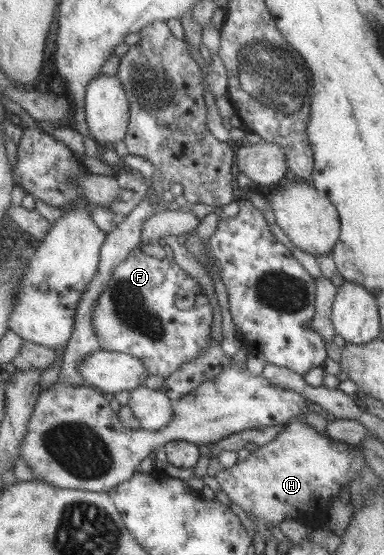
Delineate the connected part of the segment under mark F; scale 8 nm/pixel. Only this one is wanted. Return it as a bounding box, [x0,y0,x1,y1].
[92,255,212,378]

